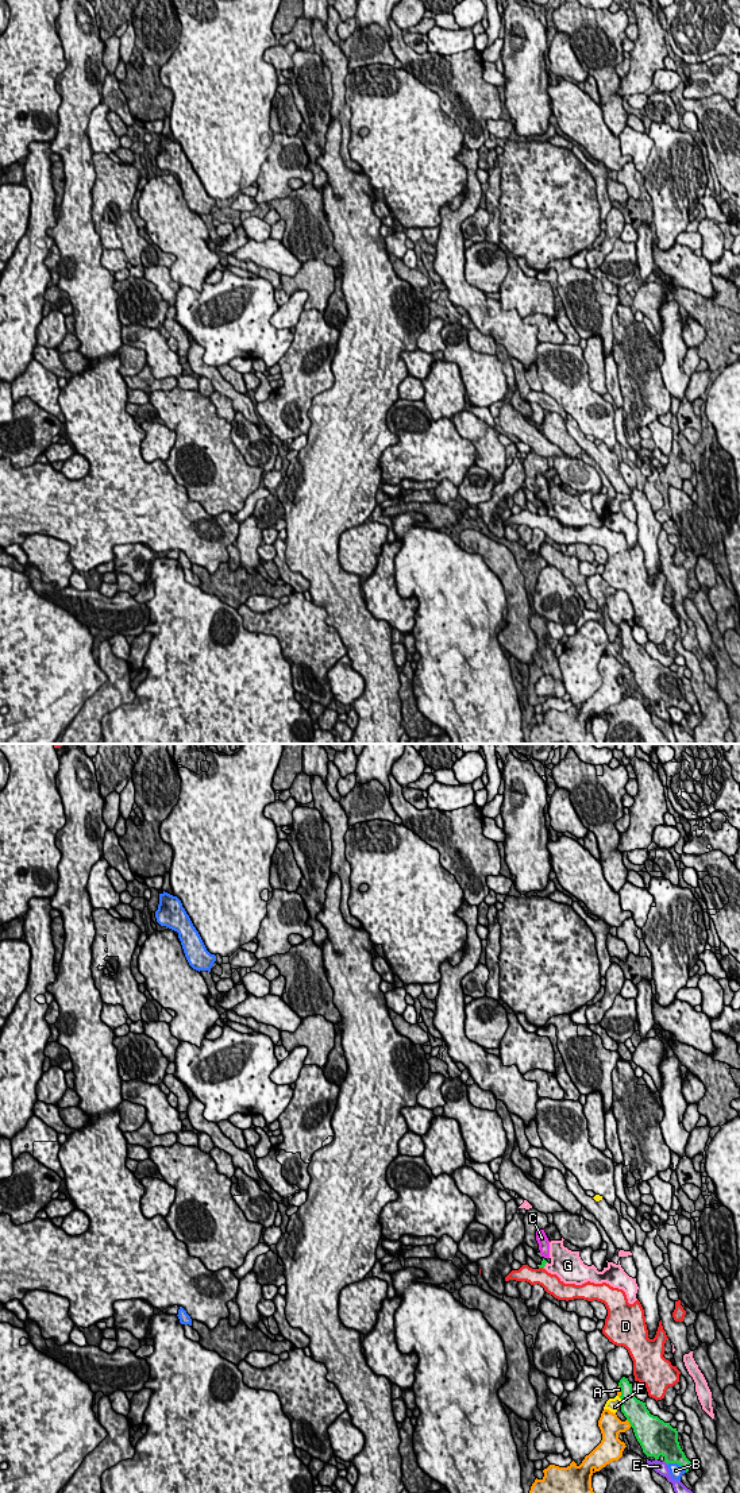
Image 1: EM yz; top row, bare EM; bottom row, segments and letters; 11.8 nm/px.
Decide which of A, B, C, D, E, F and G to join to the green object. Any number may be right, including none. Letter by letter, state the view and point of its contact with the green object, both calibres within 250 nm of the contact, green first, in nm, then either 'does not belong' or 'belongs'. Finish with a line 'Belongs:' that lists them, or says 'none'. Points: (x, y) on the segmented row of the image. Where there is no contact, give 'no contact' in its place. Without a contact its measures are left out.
A: yz (629, 1423) | 360/280 nm | does not belong
B: yz (677, 1462) | 280/160 nm | does not belong
C: yz (539, 1254) | 30/130 nm | belongs
D: yz (542, 1266) | 60/220 nm | does not belong
E: yz (666, 1462) | 320/140 nm | does not belong
F: yz (621, 1401) | 280/160 nm | does not belong
G: yz (544, 1265) | 60/340 nm | does not belong
Belongs: C

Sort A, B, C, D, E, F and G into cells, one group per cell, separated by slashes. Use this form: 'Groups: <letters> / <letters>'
Groups: A / B / C / D / E / F / G

